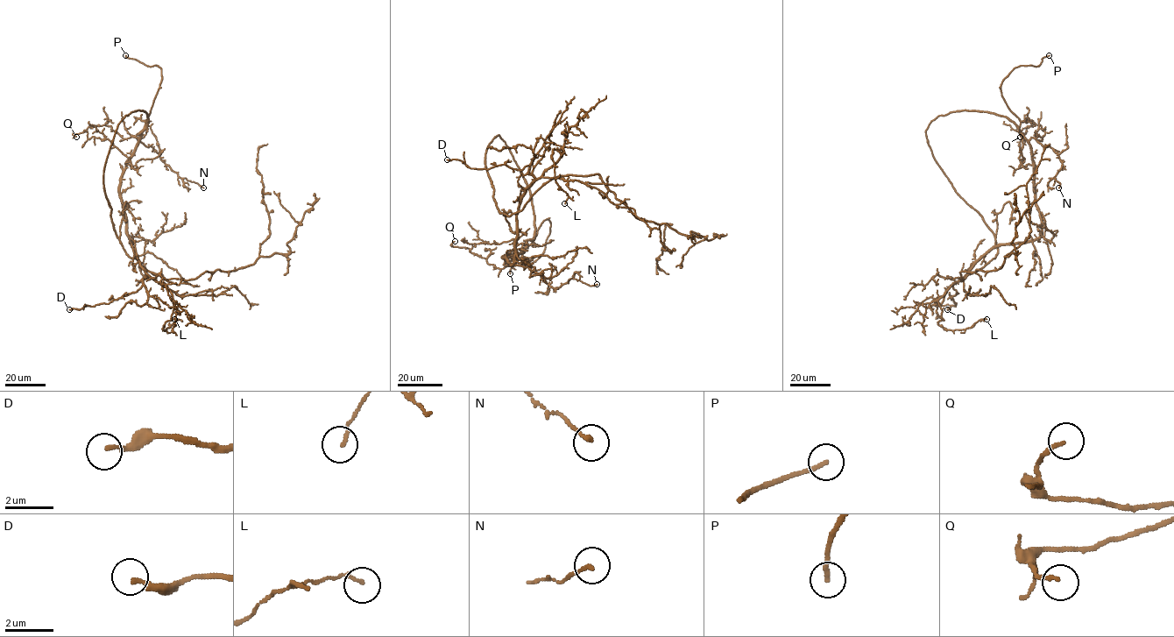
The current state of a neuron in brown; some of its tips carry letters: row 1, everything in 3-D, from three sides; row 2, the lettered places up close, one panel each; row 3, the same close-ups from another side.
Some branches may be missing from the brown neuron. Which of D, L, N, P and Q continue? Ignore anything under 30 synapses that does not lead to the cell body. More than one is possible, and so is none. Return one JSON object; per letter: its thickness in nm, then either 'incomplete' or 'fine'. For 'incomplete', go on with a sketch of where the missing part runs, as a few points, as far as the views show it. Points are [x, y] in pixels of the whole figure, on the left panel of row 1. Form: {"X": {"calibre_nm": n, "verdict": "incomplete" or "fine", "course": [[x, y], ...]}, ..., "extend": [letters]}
{"D": {"calibre_nm": 180, "verdict": "fine"}, "L": {"calibre_nm": 130, "verdict": "fine"}, "N": {"calibre_nm": 150, "verdict": "fine"}, "P": {"calibre_nm": 190, "verdict": "incomplete", "course": [[125, 55], [114, 45]]}, "Q": {"calibre_nm": 160, "verdict": "fine"}, "extend": ["P"]}

